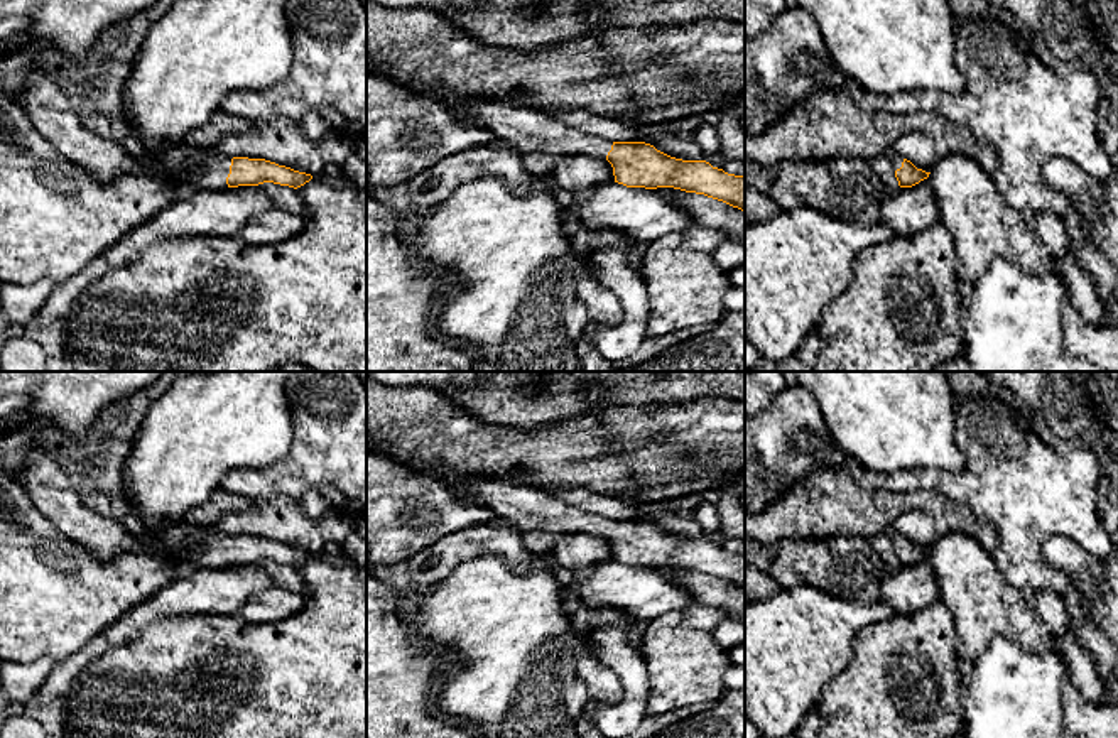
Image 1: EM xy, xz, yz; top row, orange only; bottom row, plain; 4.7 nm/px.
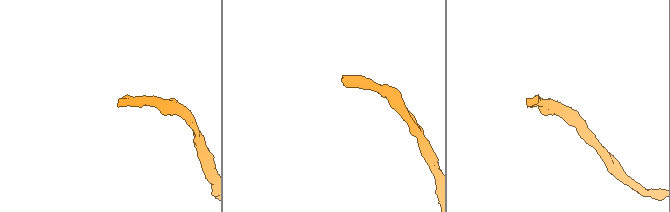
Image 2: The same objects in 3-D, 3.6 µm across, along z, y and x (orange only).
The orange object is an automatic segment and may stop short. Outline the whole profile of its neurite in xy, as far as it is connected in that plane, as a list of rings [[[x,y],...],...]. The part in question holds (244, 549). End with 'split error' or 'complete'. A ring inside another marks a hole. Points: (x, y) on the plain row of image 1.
[[[147,525],[147,532],[137,540],[142,552],[174,559],[184,572],[128,610],[71,657],[54,664],[29,701],[32,708],[62,703],[88,662],[130,642],[152,621],[174,615],[235,615],[250,594],[274,584],[260,562],[274,561],[297,567],[312,557],[311,552],[265,537],[206,535],[203,529],[187,530],[179,525]]] | split error

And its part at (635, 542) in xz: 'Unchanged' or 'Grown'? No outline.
Grown

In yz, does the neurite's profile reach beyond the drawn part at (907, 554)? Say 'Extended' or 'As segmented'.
Extended

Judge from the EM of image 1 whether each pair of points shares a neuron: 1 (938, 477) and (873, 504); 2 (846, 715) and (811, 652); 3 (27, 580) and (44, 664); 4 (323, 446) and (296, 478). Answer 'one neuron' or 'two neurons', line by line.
1: two neurons
2: two neurons
3: two neurons
4: one neuron

